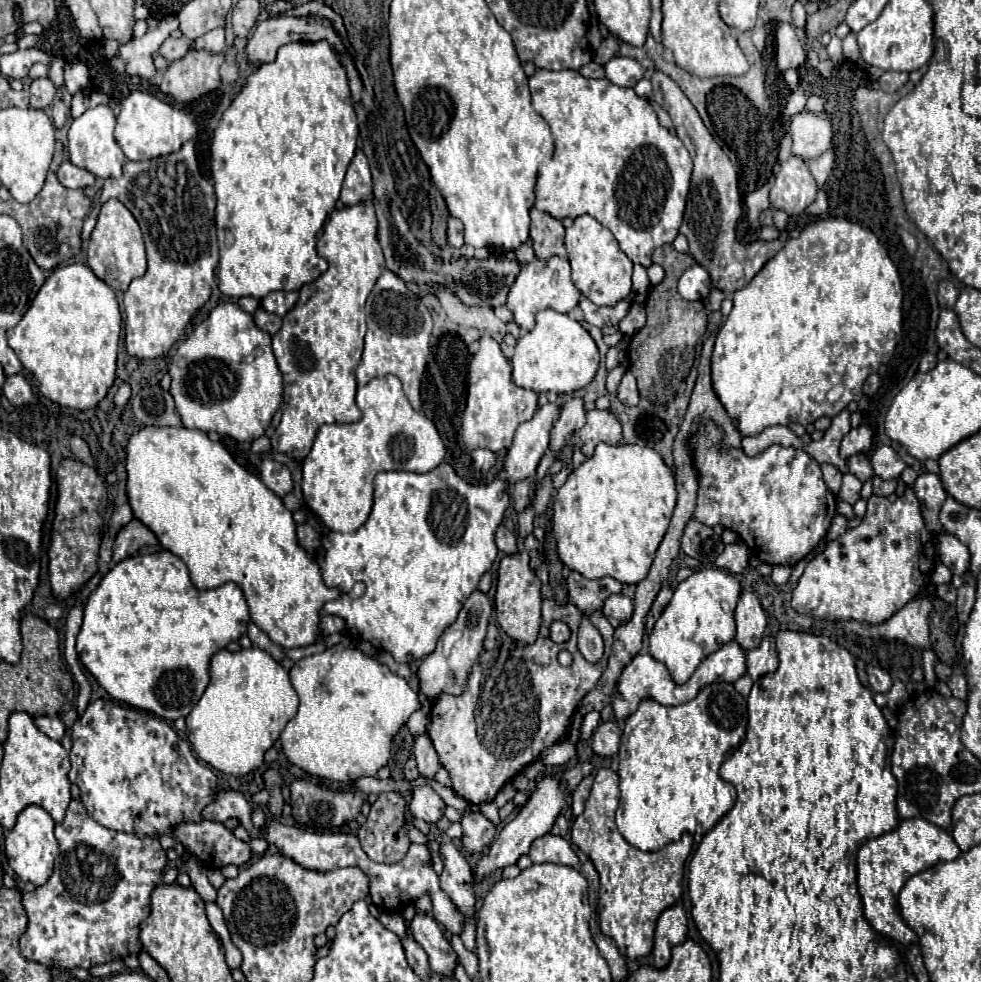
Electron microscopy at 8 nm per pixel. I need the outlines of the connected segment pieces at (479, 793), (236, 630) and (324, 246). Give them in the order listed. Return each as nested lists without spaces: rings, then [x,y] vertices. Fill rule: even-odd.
[[[544,599],[540,633],[532,645],[502,651],[496,659],[494,651],[484,651],[476,667],[472,667],[464,695],[440,695],[432,705],[428,735],[440,755],[440,763],[450,773],[452,789],[460,797],[474,805],[492,801],[504,783],[566,735],[568,717],[578,709],[584,693],[594,689],[604,671],[610,657],[612,633],[614,627],[600,609],[586,615],[572,603],[558,605],[554,599]],[[584,617],[592,621],[604,639],[604,659],[596,665],[588,663],[576,647],[576,633]],[[554,621],[562,621],[570,627],[572,635],[566,643],[554,643],[550,639],[550,625]],[[562,649],[570,651],[574,657],[570,667],[558,663]]]
[[[162,549],[148,555],[126,557],[102,577],[100,585],[86,601],[76,651],[84,667],[114,699],[150,711],[166,721],[176,721],[192,711],[210,683],[212,655],[224,649],[230,641],[238,641],[246,633],[248,621],[248,603],[236,583],[200,591],[192,585],[184,561]]]
[[[366,199],[358,205],[350,205],[344,209],[336,209],[330,215],[316,247],[320,257],[328,261],[328,269],[316,281],[304,285],[298,291],[300,297],[296,305],[284,315],[280,331],[272,335],[272,351],[278,369],[284,377],[284,403],[280,405],[282,421],[272,435],[272,447],[278,453],[286,453],[294,459],[304,459],[312,449],[316,431],[324,423],[354,423],[362,415],[356,405],[356,367],[362,357],[364,333],[366,333],[364,303],[376,279],[386,271],[384,255],[376,237],[376,227],[378,221],[372,199]]]

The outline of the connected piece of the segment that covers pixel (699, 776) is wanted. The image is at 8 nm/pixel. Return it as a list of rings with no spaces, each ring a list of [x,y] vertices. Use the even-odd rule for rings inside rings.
[[[714,683],[714,685],[706,685],[704,689],[700,689],[698,697],[676,705],[676,707],[666,707],[660,705],[654,699],[644,699],[640,703],[640,707],[624,721],[624,731],[622,731],[622,739],[620,739],[620,751],[618,751],[618,777],[620,777],[620,807],[616,811],[616,825],[620,835],[634,847],[638,847],[640,851],[660,851],[664,845],[680,839],[682,833],[692,833],[692,835],[704,835],[708,833],[708,829],[712,829],[712,825],[716,825],[716,821],[720,821],[720,817],[724,817],[724,813],[728,813],[728,809],[732,809],[732,805],[736,803],[736,789],[722,781],[718,775],[720,765],[738,749],[738,745],[742,743],[744,735],[746,735],[746,725],[748,725],[748,711],[746,711],[746,699],[734,689],[732,683]]]

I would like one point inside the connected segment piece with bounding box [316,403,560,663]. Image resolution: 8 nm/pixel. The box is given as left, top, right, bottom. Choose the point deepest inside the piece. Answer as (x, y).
(430, 537)

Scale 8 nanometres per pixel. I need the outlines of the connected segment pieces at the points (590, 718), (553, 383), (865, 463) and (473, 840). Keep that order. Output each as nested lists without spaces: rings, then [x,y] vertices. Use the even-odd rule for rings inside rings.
[[[591,711],[584,716],[582,725],[580,727],[580,740],[588,740],[598,727],[600,722],[600,713],[598,711]]]
[[[544,309],[536,315],[536,327],[516,343],[512,357],[512,379],[516,385],[552,395],[576,393],[592,383],[600,365],[600,353],[590,333],[574,319],[554,309]]]
[[[864,453],[852,455],[852,457],[848,459],[848,471],[850,471],[850,473],[854,473],[862,483],[874,477],[872,465],[870,465],[870,461],[868,461],[868,457],[866,457]]]
[[[482,813],[464,815],[462,823],[462,847],[466,853],[482,853],[490,847],[496,827]]]

